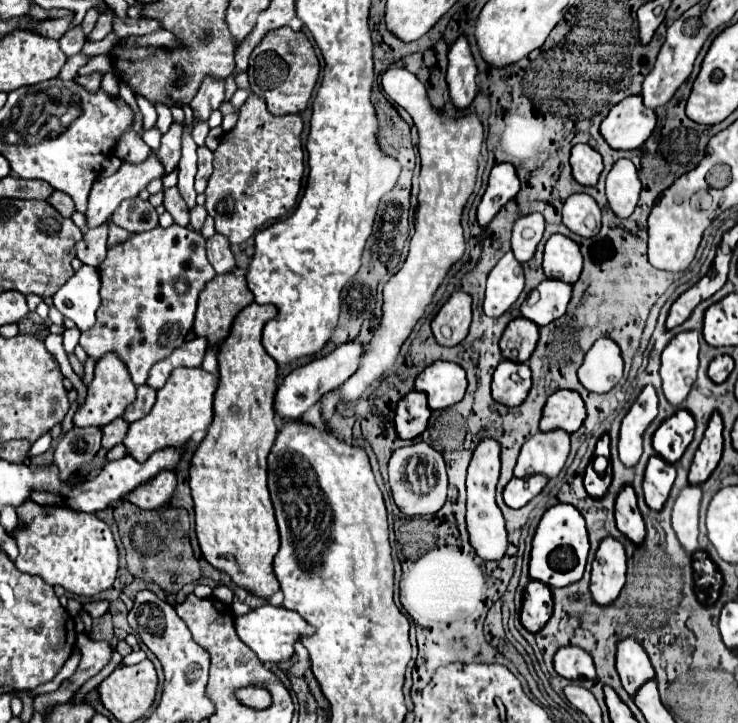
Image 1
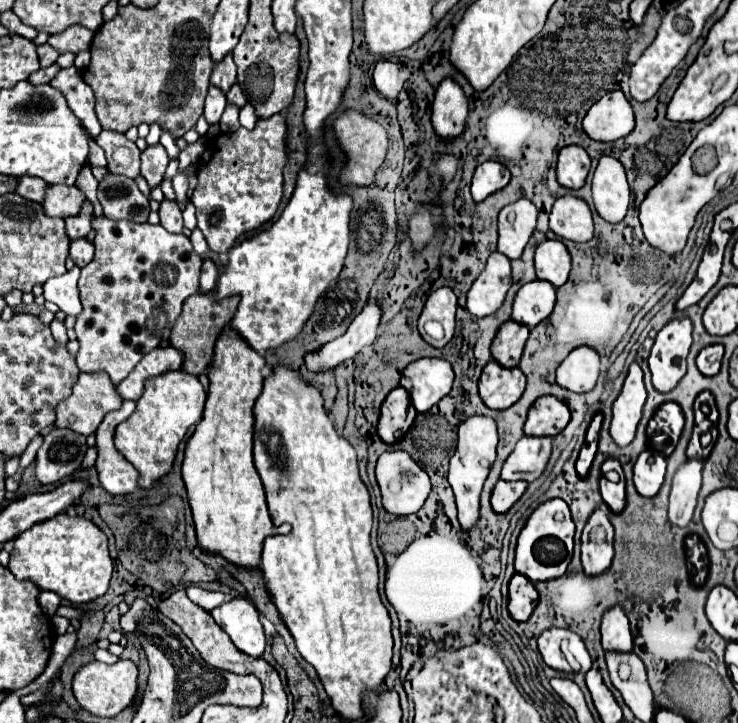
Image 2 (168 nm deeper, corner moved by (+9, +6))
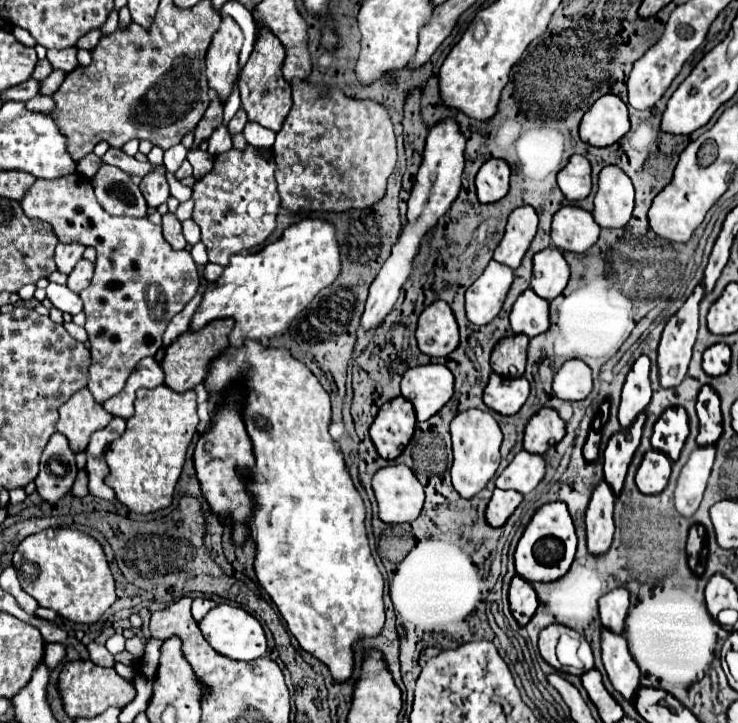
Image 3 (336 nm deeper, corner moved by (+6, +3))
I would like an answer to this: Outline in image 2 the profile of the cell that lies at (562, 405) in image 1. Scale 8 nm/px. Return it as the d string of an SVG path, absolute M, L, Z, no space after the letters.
M542 396L532 404L528 412L524 434L526 436L556 436L566 428L568 422L570 422L568 406L554 396Z

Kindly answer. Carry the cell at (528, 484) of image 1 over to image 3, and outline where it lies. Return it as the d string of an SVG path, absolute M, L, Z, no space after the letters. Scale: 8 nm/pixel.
M495 489L487 507L487 523L493 527L501 527L521 501L523 501L523 495L519 491Z

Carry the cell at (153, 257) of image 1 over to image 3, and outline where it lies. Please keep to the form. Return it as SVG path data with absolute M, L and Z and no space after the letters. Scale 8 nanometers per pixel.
M81 173L69 175L67 179L37 179L31 191L21 201L23 211L31 219L41 219L53 225L59 241L79 241L83 245L93 245L97 249L95 275L91 279L89 289L83 289L79 295L85 305L85 331L91 343L91 365L89 365L89 391L93 393L97 403L107 401L117 395L125 387L127 377L135 369L135 365L149 355L155 355L163 345L163 333L167 323L193 299L199 287L197 265L189 251L175 251L163 237L161 227L153 225L147 217L111 217L95 199L91 181Z

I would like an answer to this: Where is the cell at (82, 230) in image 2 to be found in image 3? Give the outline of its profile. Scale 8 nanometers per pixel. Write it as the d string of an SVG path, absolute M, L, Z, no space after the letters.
M59 243L55 249L57 269L63 273L71 273L71 269L83 257L83 251L85 251L85 247L81 243Z

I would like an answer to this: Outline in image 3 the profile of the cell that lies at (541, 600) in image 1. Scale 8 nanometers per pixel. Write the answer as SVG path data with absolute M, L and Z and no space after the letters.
M513 577L511 587L509 587L509 603L511 603L511 613L517 619L519 625L527 625L531 617L537 611L537 593L521 577Z

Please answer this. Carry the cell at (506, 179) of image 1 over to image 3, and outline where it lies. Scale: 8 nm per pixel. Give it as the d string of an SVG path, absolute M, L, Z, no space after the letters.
M489 159L475 177L481 203L493 203L509 191L509 165L503 159Z

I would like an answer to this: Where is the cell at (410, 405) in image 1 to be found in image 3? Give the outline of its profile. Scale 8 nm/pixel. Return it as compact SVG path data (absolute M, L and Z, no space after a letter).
M395 397L385 403L371 425L371 439L379 455L383 455L383 459L399 457L411 441L415 425L417 417L413 405L407 399Z

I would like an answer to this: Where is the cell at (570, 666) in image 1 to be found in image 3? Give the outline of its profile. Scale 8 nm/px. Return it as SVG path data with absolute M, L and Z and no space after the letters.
M551 625L551 627L543 629L541 635L539 635L539 653L541 653L541 657L543 657L553 669L557 669L557 671L561 671L563 665L557 661L555 647L557 647L557 641L559 641L559 637L561 637L563 633L567 633L567 635L577 635L573 629L565 627L565 625Z

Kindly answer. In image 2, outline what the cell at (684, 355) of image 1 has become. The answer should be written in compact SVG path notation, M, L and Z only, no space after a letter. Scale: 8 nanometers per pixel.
M688 316L670 320L656 336L648 364L654 388L670 392L686 374L686 356L692 344L692 322Z

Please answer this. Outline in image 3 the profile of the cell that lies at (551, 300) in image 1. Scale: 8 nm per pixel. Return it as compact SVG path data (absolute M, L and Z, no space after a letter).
M525 289L515 301L509 319L515 333L535 337L549 329L549 301L539 297L533 289Z

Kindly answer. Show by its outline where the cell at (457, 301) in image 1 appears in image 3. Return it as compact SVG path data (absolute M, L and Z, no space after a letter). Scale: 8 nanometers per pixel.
M435 301L419 315L417 343L419 349L431 357L445 357L459 345L457 321L449 303Z

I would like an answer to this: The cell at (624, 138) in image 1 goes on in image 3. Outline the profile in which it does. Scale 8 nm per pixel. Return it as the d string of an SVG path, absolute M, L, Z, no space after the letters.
M613 93L599 97L583 115L579 135L593 147L607 147L629 133L627 105Z

